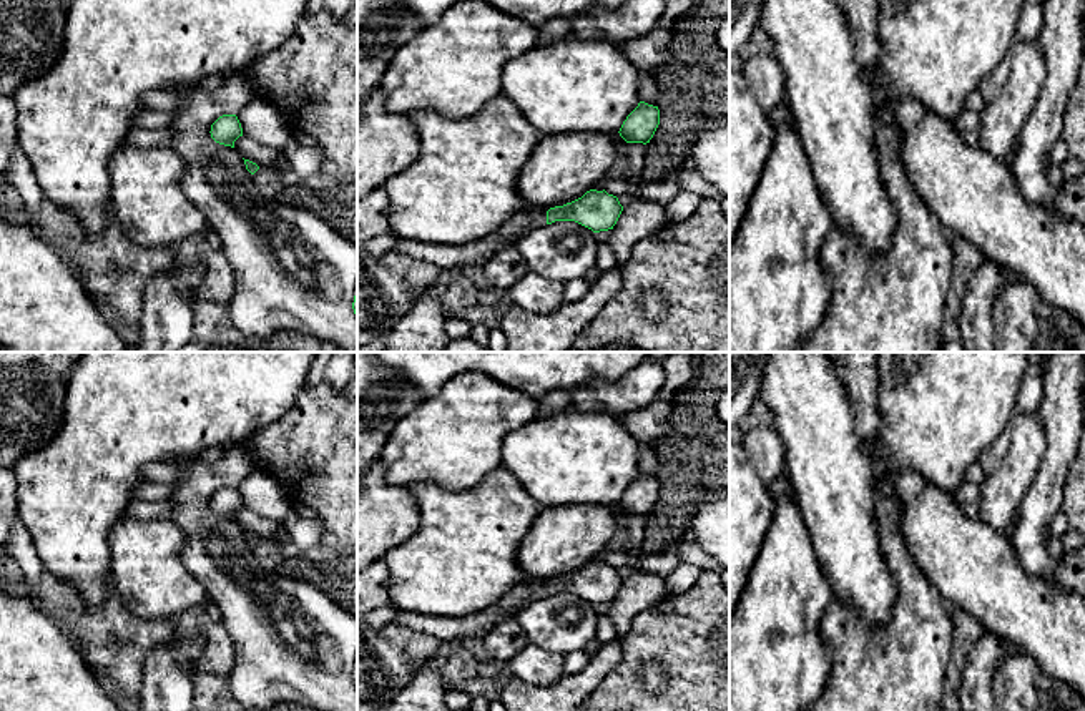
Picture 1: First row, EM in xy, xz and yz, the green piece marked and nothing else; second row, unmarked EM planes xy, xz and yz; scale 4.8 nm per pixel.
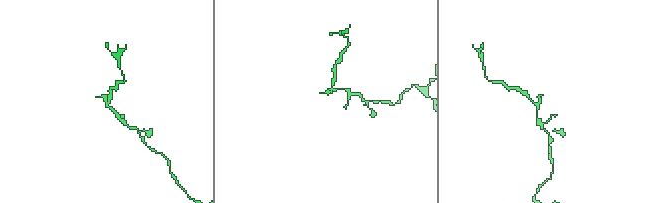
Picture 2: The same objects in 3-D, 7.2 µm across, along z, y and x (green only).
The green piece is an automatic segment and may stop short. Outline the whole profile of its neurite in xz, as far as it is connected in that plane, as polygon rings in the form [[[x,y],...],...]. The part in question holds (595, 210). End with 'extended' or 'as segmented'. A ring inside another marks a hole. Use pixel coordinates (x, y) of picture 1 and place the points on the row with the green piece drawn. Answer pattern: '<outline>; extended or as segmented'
[[[590,189],[582,198],[547,213],[523,209],[498,226],[493,233],[469,244],[427,244],[420,241],[395,239],[394,251],[407,257],[439,266],[445,274],[455,266],[484,266],[510,238],[523,234],[537,226],[555,221],[575,221],[593,233],[613,229],[623,206],[618,198],[605,189]]]; extended

